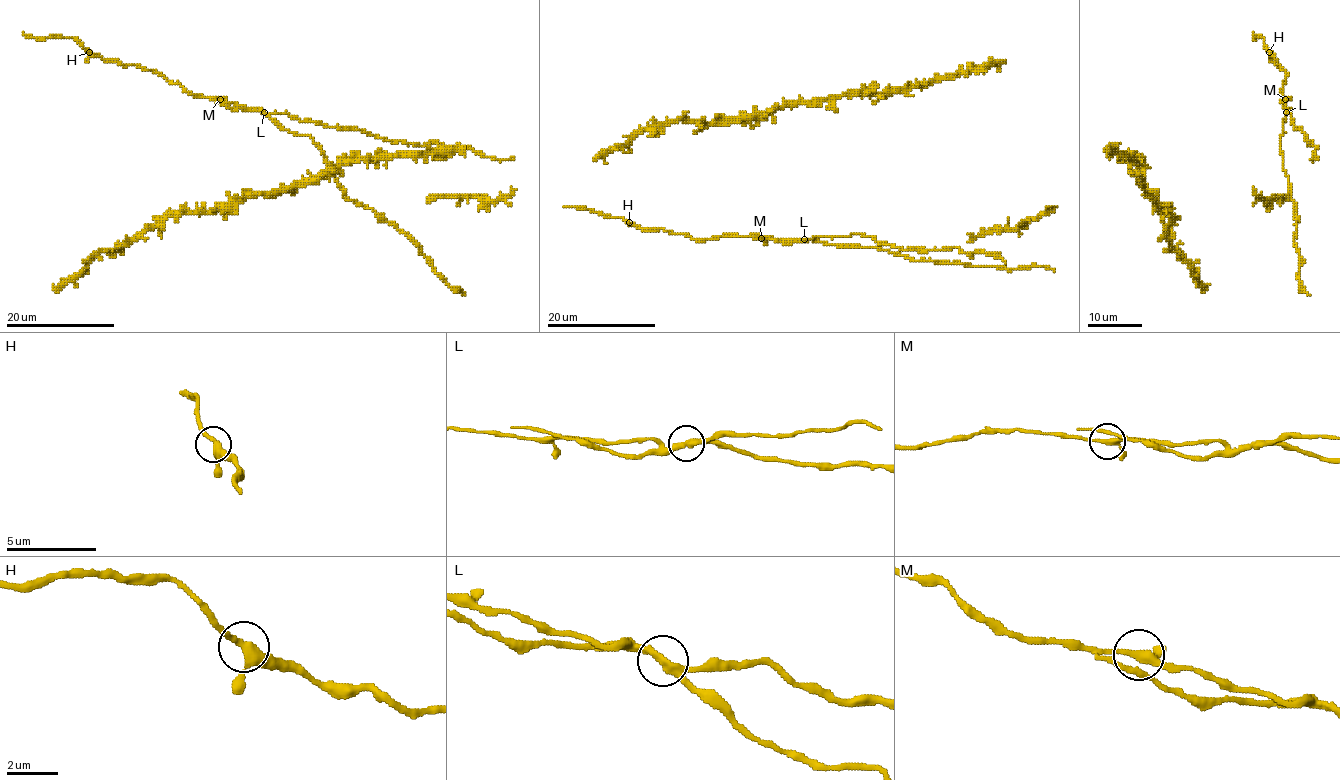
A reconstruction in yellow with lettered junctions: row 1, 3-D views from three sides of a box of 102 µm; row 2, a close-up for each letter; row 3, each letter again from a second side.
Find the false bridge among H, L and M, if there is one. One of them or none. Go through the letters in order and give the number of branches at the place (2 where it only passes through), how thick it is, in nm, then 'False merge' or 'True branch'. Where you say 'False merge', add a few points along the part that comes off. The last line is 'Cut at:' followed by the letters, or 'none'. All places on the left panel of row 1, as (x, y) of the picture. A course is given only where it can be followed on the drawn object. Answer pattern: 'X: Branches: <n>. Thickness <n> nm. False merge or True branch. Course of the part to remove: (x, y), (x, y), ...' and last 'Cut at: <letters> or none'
H: Branches: 3. Thickness 280 nm. True branch
L: Branches: 3. Thickness 280 nm. False merge. Course of the part to remove: (264, 113), (285, 113), (302, 121), (364, 130), (392, 141), (465, 145), (499, 160), (514, 156)
M: Branches: 3. Thickness 240 nm. True branch
Cut at: L

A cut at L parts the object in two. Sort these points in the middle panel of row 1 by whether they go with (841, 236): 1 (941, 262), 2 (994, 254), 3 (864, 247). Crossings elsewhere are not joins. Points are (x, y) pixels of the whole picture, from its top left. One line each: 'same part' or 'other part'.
1: other part
2: same part
3: other part

